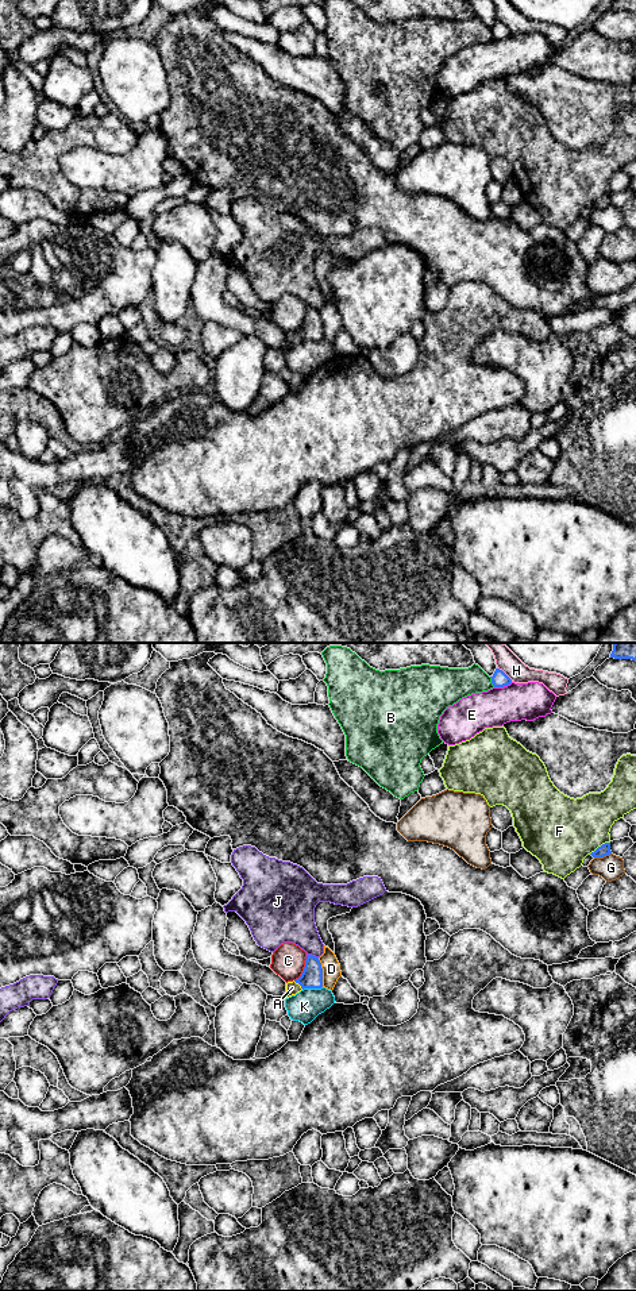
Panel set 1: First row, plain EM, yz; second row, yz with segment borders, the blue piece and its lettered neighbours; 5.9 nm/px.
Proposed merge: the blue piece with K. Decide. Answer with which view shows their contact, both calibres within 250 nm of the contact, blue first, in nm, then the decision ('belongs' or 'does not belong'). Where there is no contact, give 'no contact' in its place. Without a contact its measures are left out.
yz | 130/180 nm | does not belong

